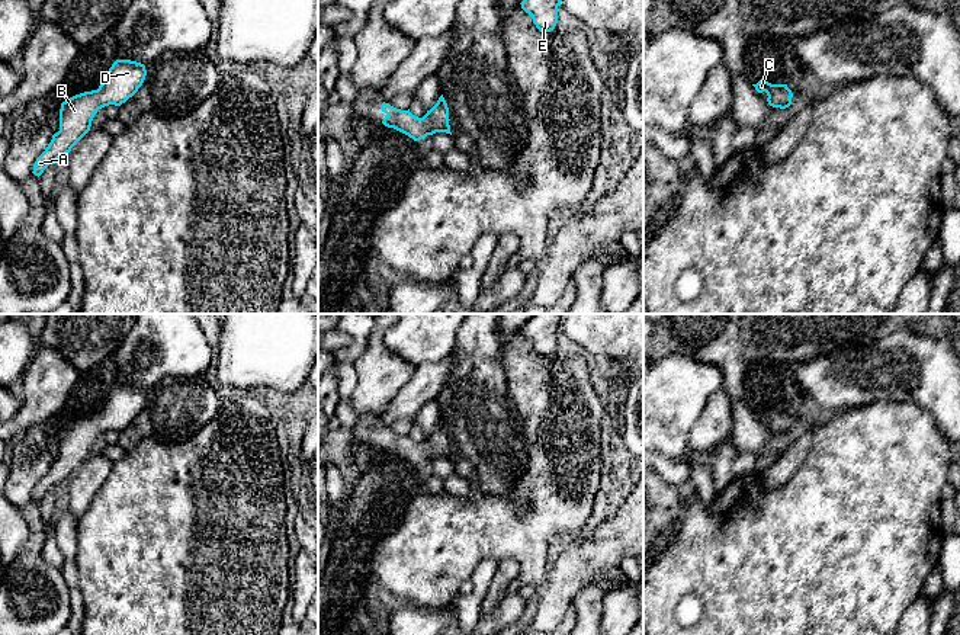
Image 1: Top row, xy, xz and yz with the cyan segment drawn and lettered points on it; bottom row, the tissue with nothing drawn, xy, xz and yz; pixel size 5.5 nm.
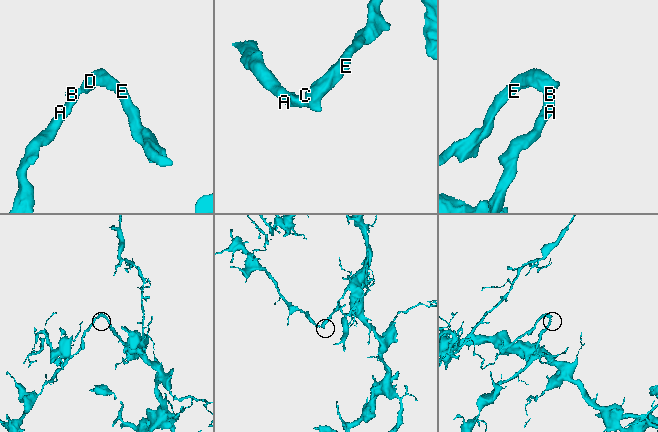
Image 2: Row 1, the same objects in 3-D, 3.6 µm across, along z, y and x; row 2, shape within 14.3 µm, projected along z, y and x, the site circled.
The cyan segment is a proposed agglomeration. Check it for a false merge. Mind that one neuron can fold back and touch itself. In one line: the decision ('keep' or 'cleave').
keep

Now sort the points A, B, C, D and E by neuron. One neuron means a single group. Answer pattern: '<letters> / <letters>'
A B C D E

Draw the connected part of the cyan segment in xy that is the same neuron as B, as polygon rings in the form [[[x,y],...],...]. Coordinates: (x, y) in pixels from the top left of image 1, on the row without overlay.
[[[116,385],[97,416],[76,420],[61,429],[60,456],[52,461],[45,477],[36,484],[33,500],[41,501],[49,490],[71,477],[90,456],[99,434],[121,432],[142,411],[147,401],[145,391],[131,385]]]

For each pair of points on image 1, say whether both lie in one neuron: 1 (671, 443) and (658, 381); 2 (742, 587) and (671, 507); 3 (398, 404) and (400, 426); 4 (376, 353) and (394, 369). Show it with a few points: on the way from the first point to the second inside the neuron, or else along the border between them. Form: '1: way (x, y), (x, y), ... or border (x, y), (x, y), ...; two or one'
1: way (667, 427), (662, 420), (662, 397); one
2: border (684, 503), (681, 518), (674, 526); two
3: border (411, 417), (397, 417), (384, 426); two
4: way (381, 358), (389, 366); one

